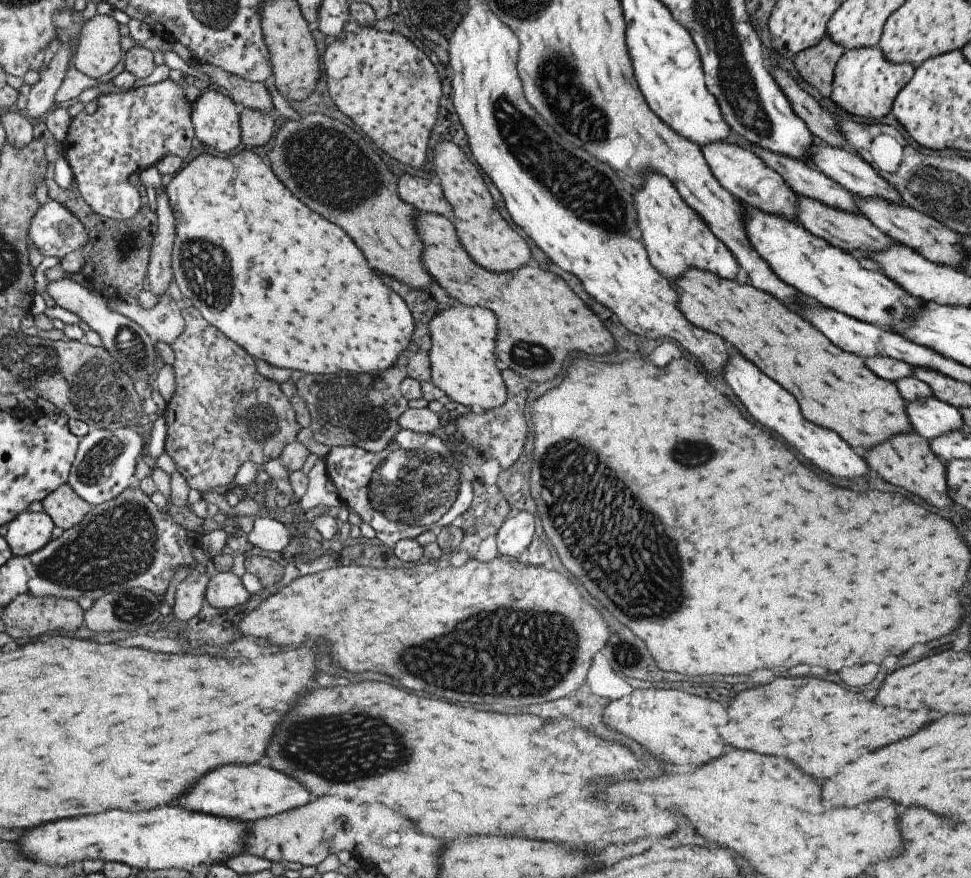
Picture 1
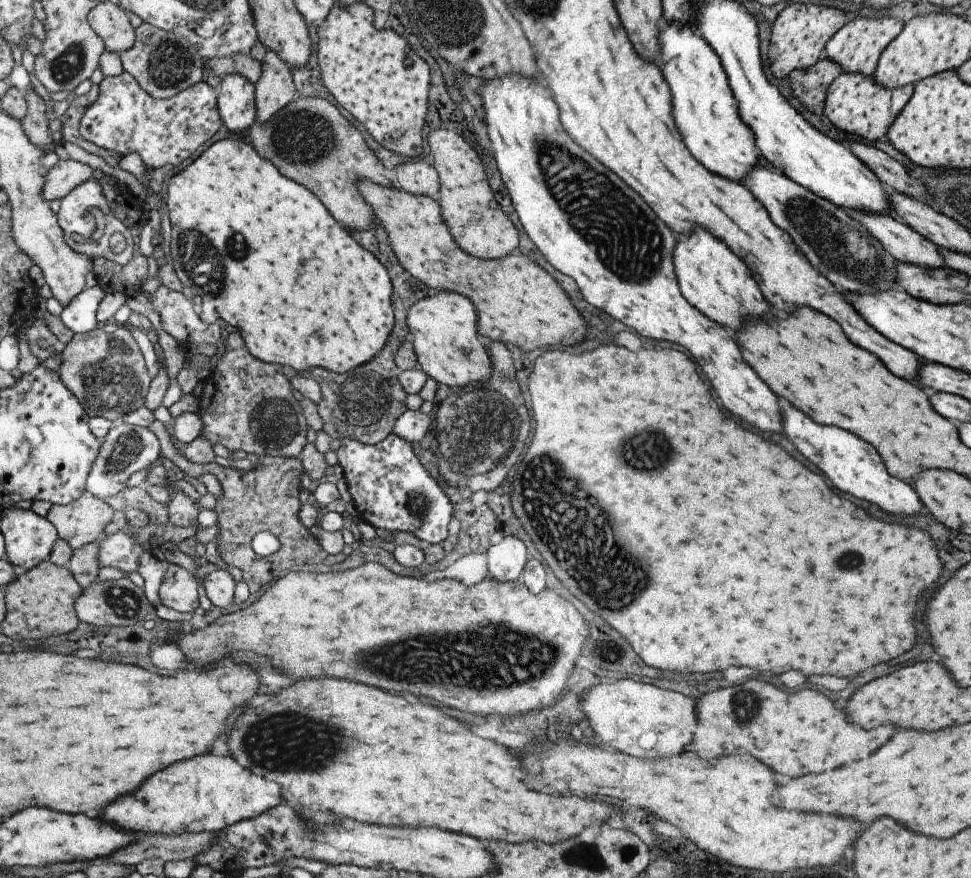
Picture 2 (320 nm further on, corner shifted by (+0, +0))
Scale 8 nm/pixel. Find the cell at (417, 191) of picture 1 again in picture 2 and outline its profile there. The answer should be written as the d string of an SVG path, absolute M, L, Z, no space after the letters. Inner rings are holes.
M423 160L398 164L394 168L399 189L437 199L438 174L433 165Z

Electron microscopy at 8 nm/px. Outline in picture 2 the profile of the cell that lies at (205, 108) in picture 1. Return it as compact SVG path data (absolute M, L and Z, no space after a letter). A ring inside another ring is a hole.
M240 74L225 75L216 88L216 107L222 123L236 134L256 118L254 84Z

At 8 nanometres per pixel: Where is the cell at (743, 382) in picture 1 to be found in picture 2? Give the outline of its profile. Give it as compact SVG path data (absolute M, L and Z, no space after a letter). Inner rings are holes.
M795 408L783 410L783 432L795 444L795 448L811 464L815 464L839 492L877 504L883 512L891 516L913 516L919 514L919 510L923 508L923 503L919 502L918 494L913 492L913 488L901 480L891 478L885 472L885 466L875 448L865 444L851 432L833 426L819 426Z

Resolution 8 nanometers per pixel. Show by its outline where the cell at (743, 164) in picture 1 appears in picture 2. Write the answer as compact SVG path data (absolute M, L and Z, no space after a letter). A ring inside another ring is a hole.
M757 164L740 183L765 207L771 222L791 236L809 264L839 291L861 295L893 289L896 258L845 210Z

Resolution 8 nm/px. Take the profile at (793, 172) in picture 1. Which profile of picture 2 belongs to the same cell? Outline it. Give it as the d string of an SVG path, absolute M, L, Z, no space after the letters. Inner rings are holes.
M850 209L845 212L851 215L862 228L865 227L868 234L876 238L897 262L931 270L945 267L938 247L909 228L909 225L900 222L895 216Z

